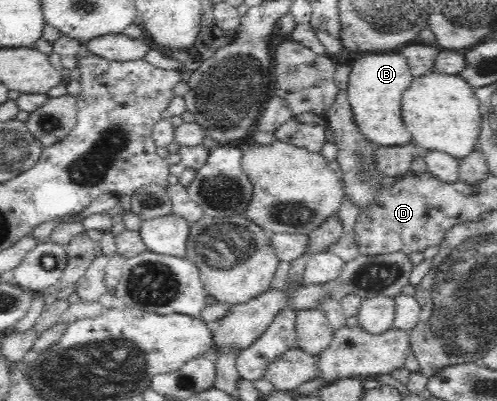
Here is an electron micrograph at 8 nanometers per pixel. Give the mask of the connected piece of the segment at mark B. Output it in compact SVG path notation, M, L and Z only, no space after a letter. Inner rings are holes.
M385 52L382 54L378 53L368 53L361 58L355 60L352 64L351 75L349 77L348 85L348 99L353 109L353 116L355 116L355 122L359 127L360 132L377 146L399 146L408 145L412 143L412 136L405 125L403 124L403 117L401 116L401 101L403 95L409 85L413 83L415 78L411 76L411 71L407 59L403 57L400 53Z

